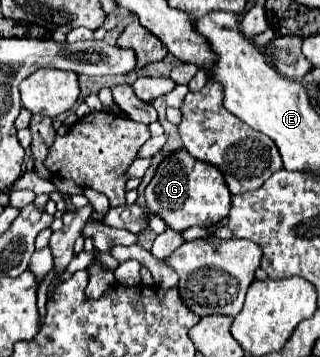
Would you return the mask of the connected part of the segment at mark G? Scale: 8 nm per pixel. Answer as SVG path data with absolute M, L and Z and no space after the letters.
M179 150L175 156L161 162L155 178L145 188L147 208L161 216L175 232L185 232L191 226L211 228L229 214L231 194L221 178L221 172L205 162L195 160L187 150Z

